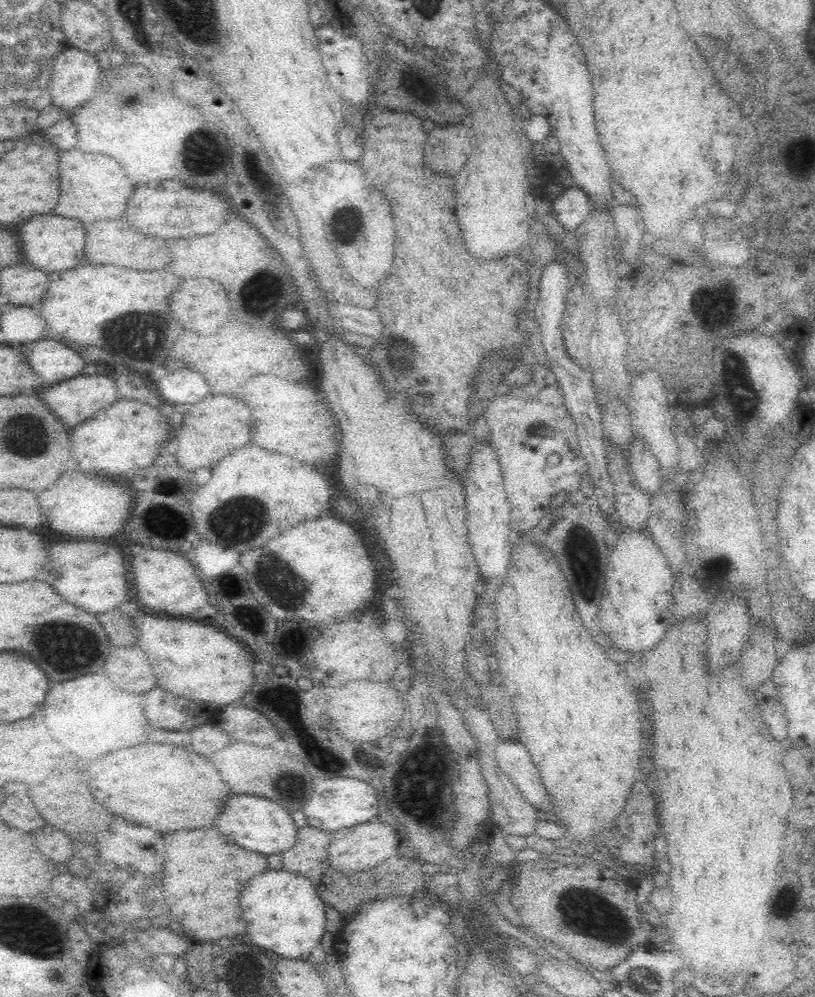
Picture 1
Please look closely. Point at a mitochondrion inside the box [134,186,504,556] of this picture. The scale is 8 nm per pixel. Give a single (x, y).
(240, 518)

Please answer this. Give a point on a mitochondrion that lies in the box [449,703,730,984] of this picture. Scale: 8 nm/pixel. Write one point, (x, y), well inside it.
(587, 918)

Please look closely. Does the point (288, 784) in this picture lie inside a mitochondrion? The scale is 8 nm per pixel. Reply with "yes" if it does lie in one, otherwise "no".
yes

